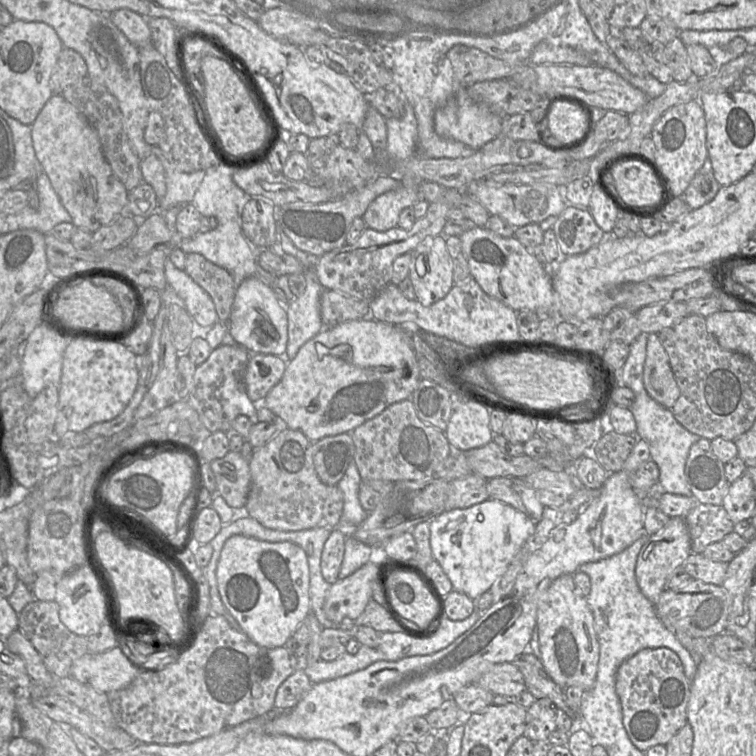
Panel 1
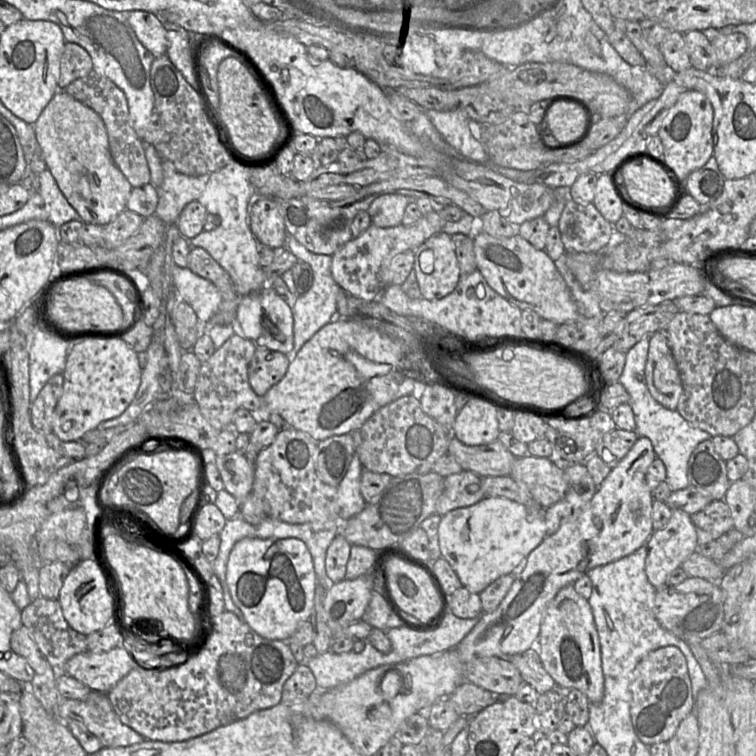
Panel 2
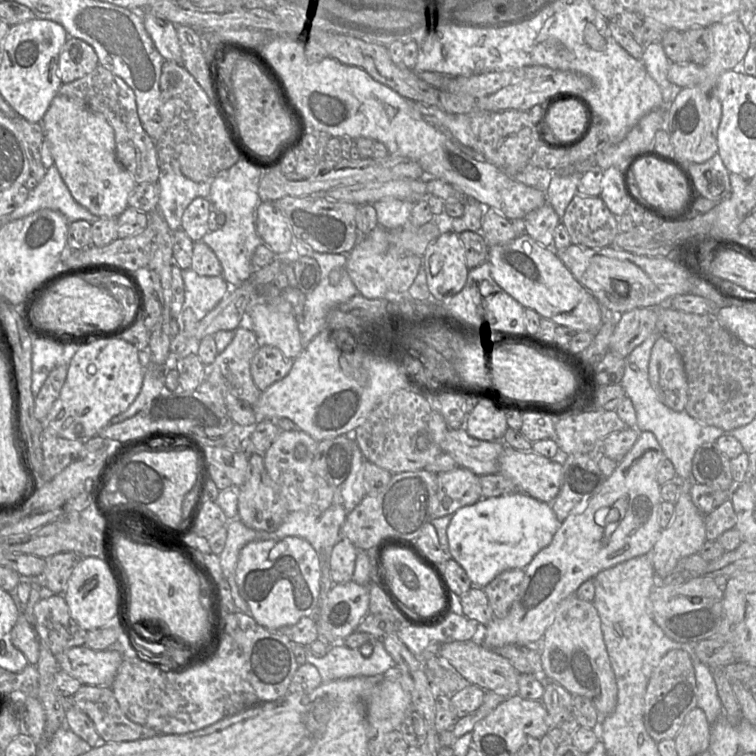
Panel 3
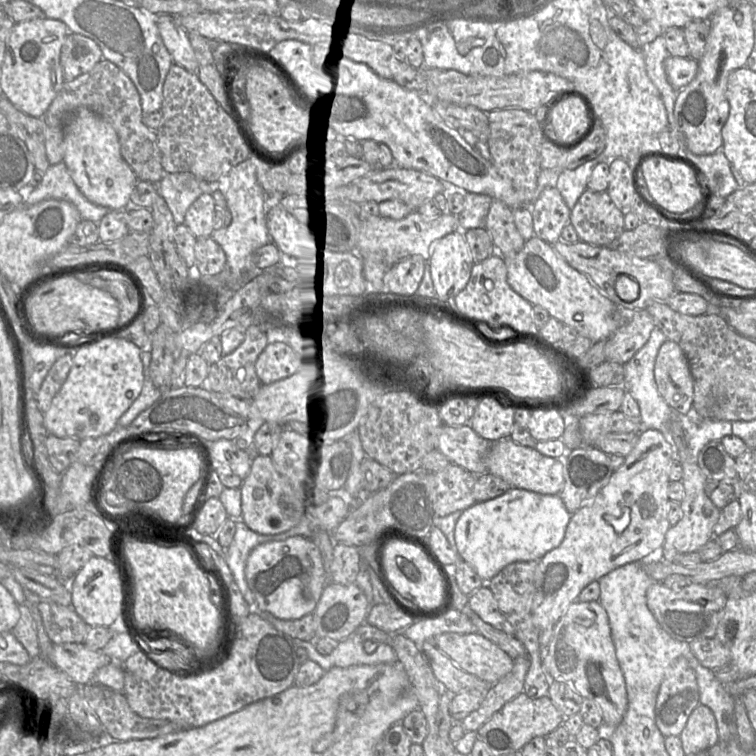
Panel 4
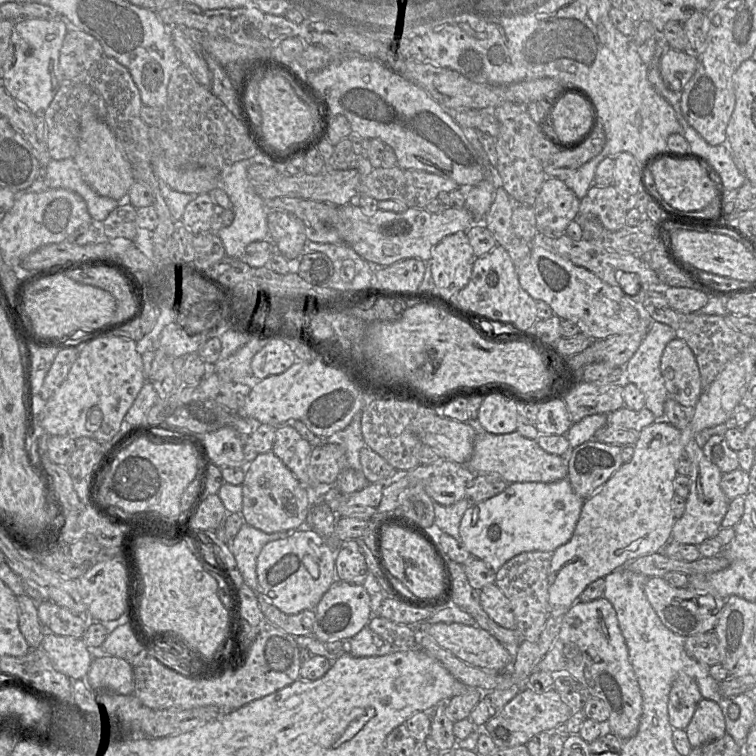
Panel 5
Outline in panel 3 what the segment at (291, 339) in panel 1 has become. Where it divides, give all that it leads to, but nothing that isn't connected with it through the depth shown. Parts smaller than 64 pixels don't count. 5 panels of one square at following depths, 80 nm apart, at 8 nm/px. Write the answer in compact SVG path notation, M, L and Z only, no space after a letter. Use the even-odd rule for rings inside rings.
M293 235L291 247L288 252L276 255L284 263L293 264L300 256L309 256L317 261L321 271L321 278L316 288L306 294L306 300L302 314L297 318L298 329L301 335L303 347L305 347L322 329L326 327L329 312L337 305L350 300L358 294L356 286L353 284L347 269L346 254L330 254L314 251L310 245Z

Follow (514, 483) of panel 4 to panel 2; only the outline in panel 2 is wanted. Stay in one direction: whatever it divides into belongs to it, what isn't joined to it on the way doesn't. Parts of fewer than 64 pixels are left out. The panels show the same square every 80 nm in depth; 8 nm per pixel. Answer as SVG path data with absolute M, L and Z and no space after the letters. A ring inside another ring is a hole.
M532 455L517 458L510 476L523 482L536 504L544 509L560 501L567 491L564 471L549 458Z

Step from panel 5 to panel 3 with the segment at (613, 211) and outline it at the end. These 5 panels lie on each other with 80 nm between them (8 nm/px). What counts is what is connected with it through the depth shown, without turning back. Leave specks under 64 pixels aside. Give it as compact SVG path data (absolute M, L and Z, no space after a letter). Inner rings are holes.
M576 194L561 223L566 227L572 244L588 248L609 247L619 233L618 217L600 197Z

